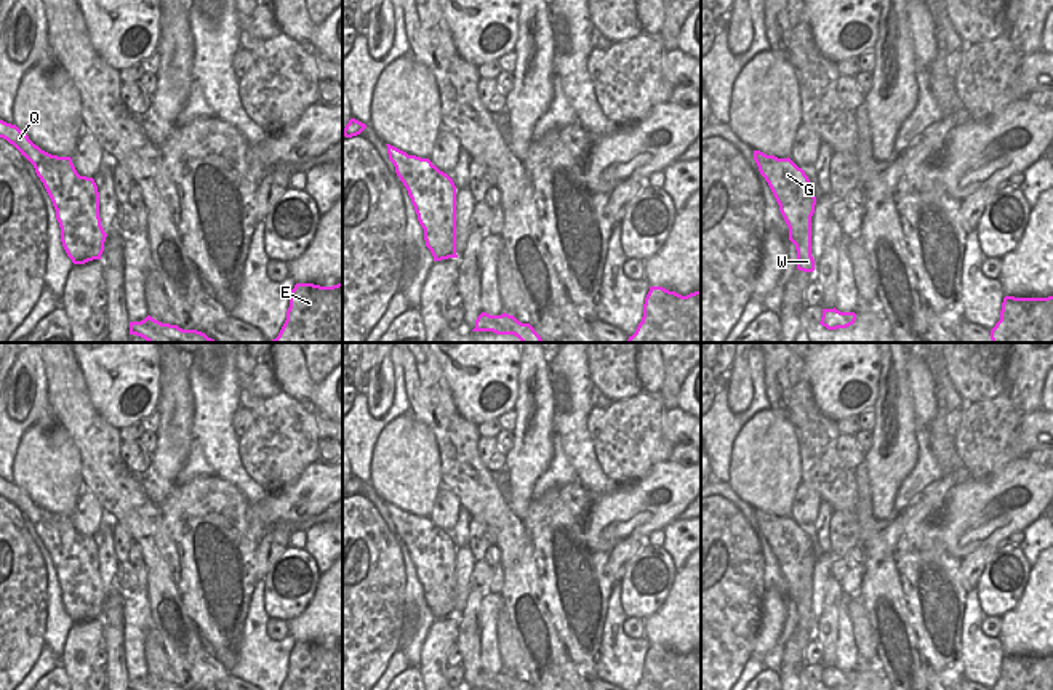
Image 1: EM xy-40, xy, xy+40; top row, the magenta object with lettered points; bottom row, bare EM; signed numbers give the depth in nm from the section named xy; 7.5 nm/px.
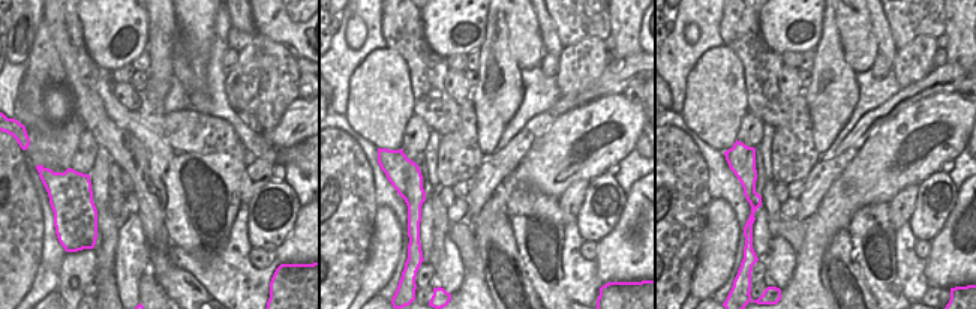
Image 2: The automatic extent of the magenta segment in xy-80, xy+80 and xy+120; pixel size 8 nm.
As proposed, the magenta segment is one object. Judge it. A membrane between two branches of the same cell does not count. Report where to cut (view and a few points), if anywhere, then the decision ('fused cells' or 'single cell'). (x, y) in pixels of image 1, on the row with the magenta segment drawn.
cut in xy+40 along (810, 218), (800, 223), (799, 239), (794, 244); fused cells

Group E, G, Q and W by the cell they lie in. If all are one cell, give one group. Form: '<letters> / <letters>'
E W / G Q

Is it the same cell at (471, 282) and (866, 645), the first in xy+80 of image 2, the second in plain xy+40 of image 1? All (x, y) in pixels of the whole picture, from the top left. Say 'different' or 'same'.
different

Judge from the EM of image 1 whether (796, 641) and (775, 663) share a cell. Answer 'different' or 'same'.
different

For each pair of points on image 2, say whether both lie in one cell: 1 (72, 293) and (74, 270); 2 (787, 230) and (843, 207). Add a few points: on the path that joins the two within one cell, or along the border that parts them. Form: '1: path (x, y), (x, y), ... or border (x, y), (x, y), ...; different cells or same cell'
1: path (68, 287), (69, 276); same cell
2: border (805, 224), (805, 239), (796, 252); different cells

